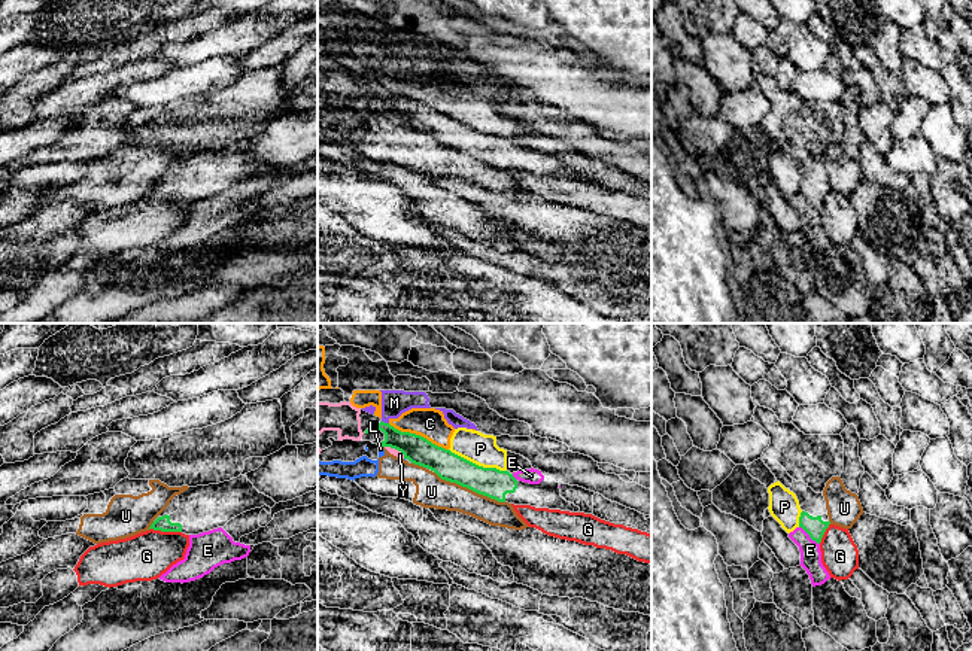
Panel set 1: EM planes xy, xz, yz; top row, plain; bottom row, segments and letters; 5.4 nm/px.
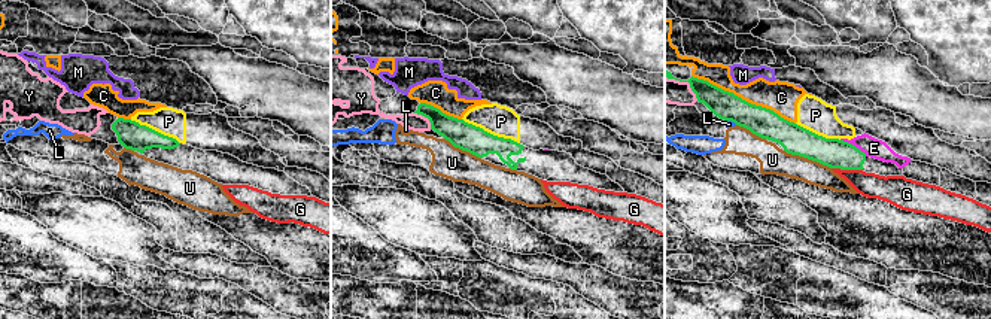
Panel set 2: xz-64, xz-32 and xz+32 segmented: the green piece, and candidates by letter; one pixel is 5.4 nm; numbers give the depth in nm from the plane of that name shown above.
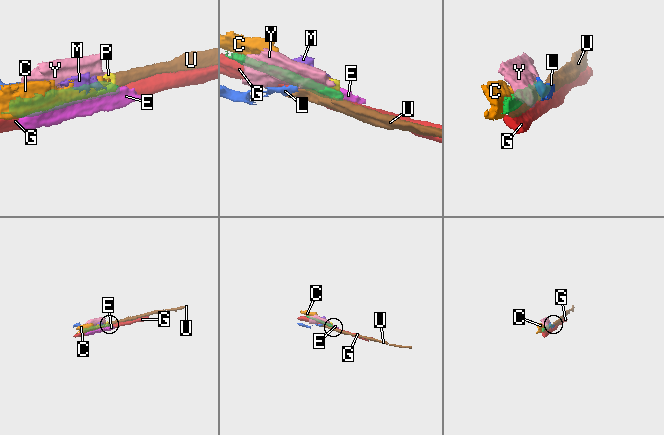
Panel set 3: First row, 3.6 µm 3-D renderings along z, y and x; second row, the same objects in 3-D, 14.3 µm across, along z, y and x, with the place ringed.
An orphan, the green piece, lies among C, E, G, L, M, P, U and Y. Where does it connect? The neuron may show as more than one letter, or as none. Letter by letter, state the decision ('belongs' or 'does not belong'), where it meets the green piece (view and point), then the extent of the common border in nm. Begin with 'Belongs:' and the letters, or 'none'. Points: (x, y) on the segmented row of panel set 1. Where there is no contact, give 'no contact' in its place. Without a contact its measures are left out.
Belongs: none
C: does not belong | xz (418, 435) | 360 nm
E: does not belong | yz (810, 537) | 150 nm
G: does not belong | xy (164, 531) | 180 nm
L: does not belong | xz (380, 444) | 30 nm
M: does not belong | xz (383, 422) | 40 nm
P: does not belong | xz (477, 465) | 340 nm
U: does not belong | xz (470, 489) | 420 nm
Y: does not belong | xz (395, 449) | 130 nm

